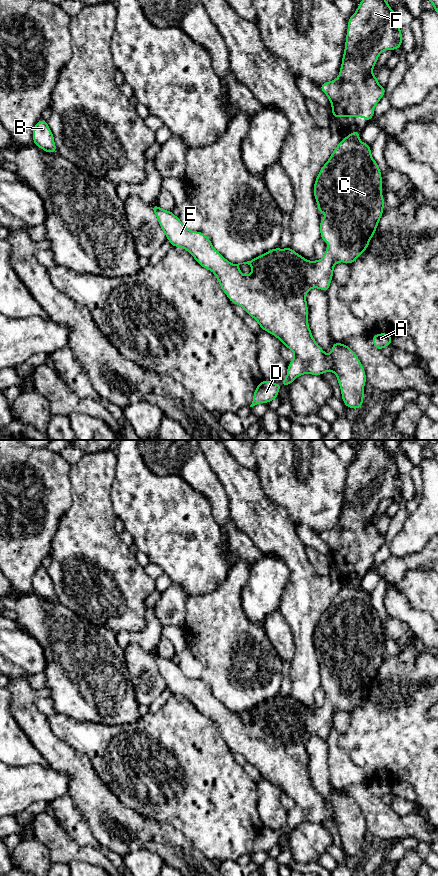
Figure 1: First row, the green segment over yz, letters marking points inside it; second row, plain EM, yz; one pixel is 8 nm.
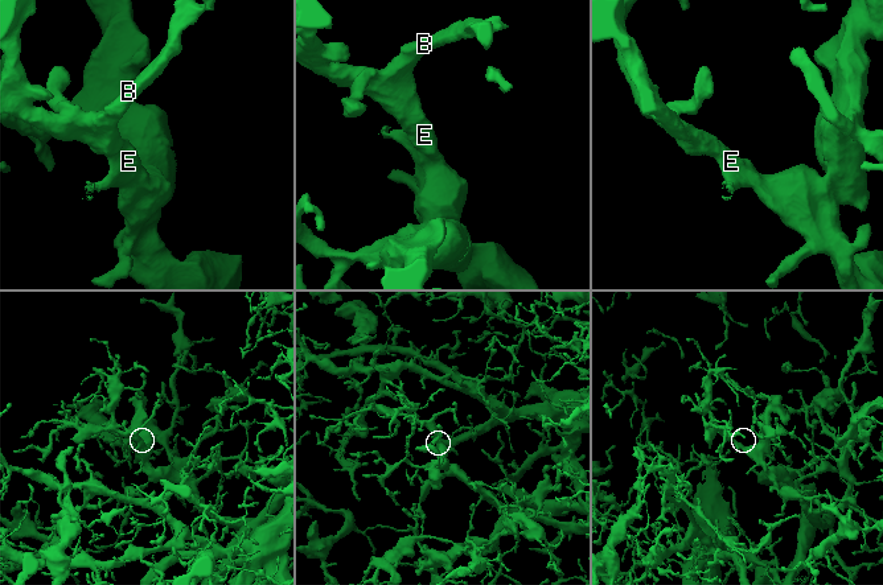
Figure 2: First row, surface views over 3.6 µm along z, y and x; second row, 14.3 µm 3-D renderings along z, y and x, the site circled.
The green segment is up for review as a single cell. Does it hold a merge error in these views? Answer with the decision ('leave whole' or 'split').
leave whole

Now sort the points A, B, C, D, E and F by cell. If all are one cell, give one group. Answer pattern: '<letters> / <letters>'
A B C D E F

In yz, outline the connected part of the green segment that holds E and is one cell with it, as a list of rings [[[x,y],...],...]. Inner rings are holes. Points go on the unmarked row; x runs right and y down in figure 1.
[[[353,579],[339,590],[314,630],[317,659],[328,664],[320,668],[321,687],[327,692],[331,685],[334,686],[320,708],[308,709],[291,695],[276,695],[250,709],[231,712],[213,696],[209,685],[201,679],[189,678],[172,659],[161,657],[157,652],[151,654],[172,695],[184,696],[203,716],[211,718],[233,752],[243,755],[261,777],[277,785],[293,799],[295,805],[288,812],[287,825],[282,828],[282,834],[290,833],[302,822],[322,823],[331,819],[337,824],[345,854],[353,857],[360,857],[363,852],[365,818],[357,803],[346,792],[334,790],[331,802],[327,803],[315,790],[308,773],[306,742],[311,736],[328,740],[334,713],[338,710],[350,713],[362,703],[382,665],[384,646],[381,620],[371,604],[370,592],[361,590],[359,583],[360,580]],[[240,712],[250,713],[252,722],[243,723],[239,718]]]

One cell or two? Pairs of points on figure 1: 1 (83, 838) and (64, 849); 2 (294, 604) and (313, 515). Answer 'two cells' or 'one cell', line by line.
1: two cells
2: two cells

